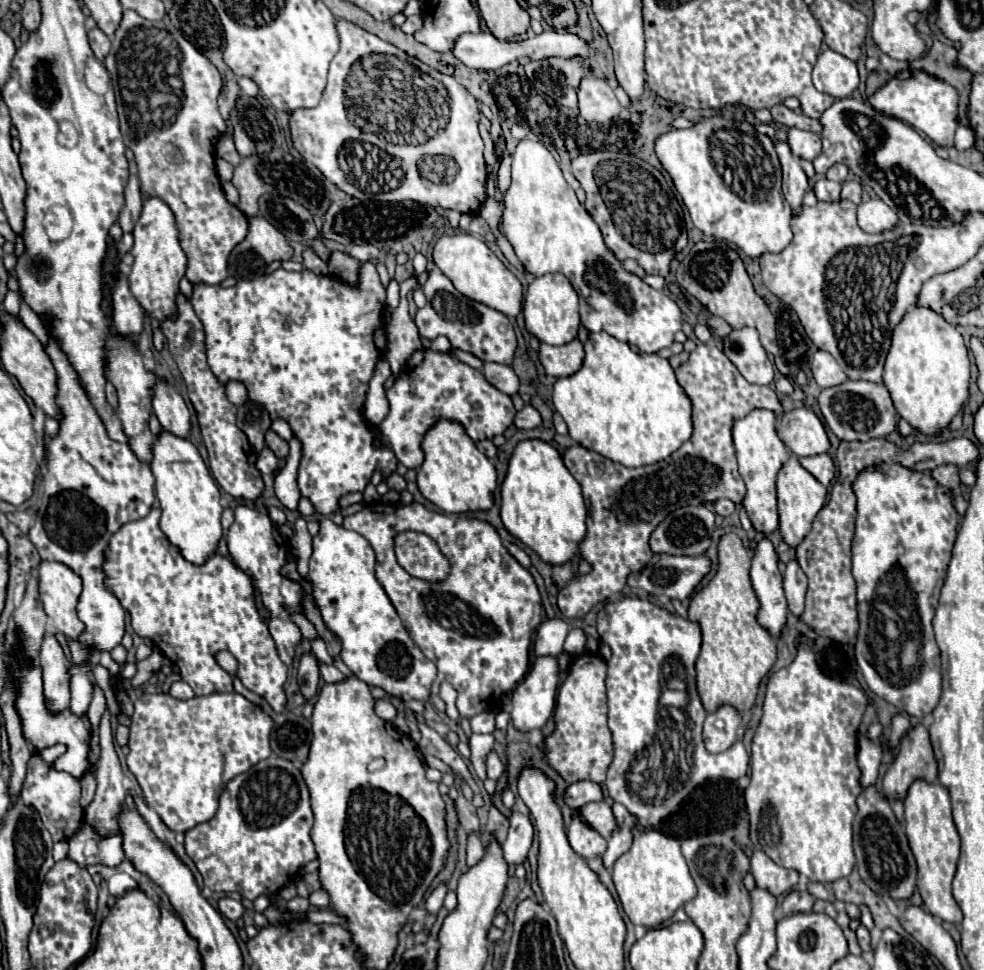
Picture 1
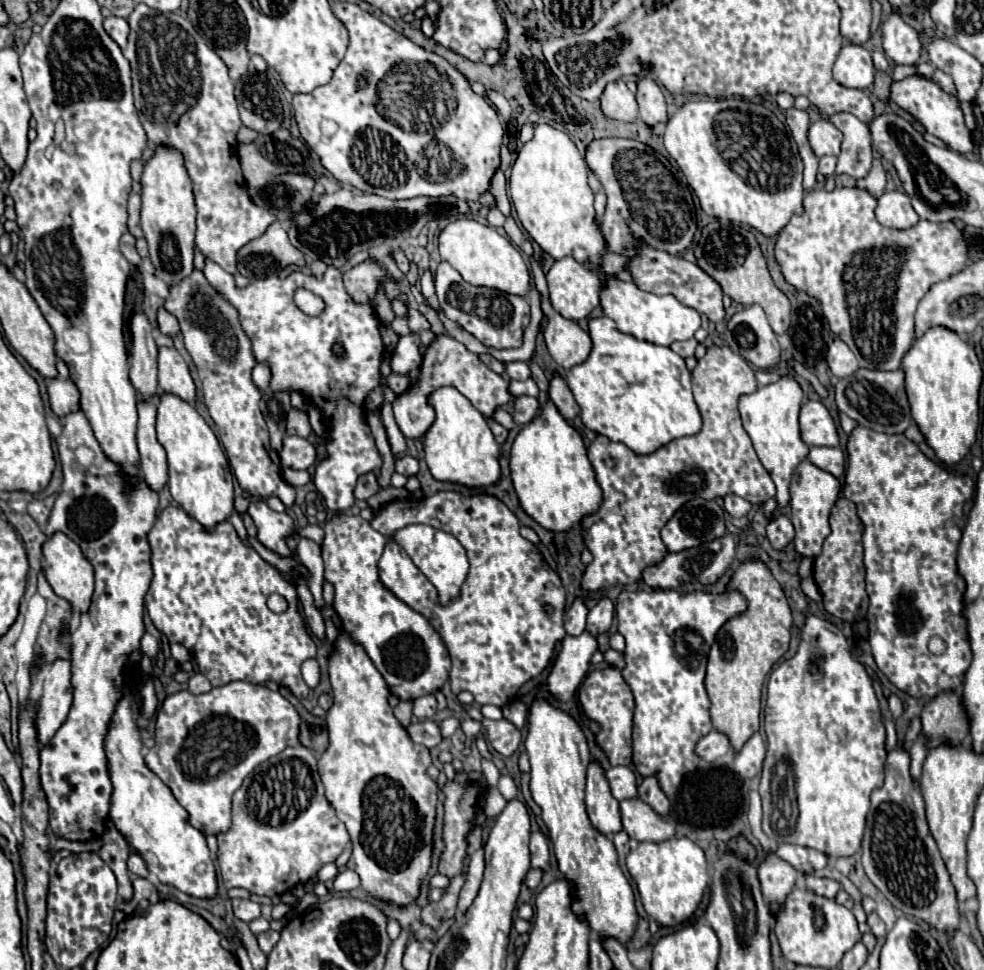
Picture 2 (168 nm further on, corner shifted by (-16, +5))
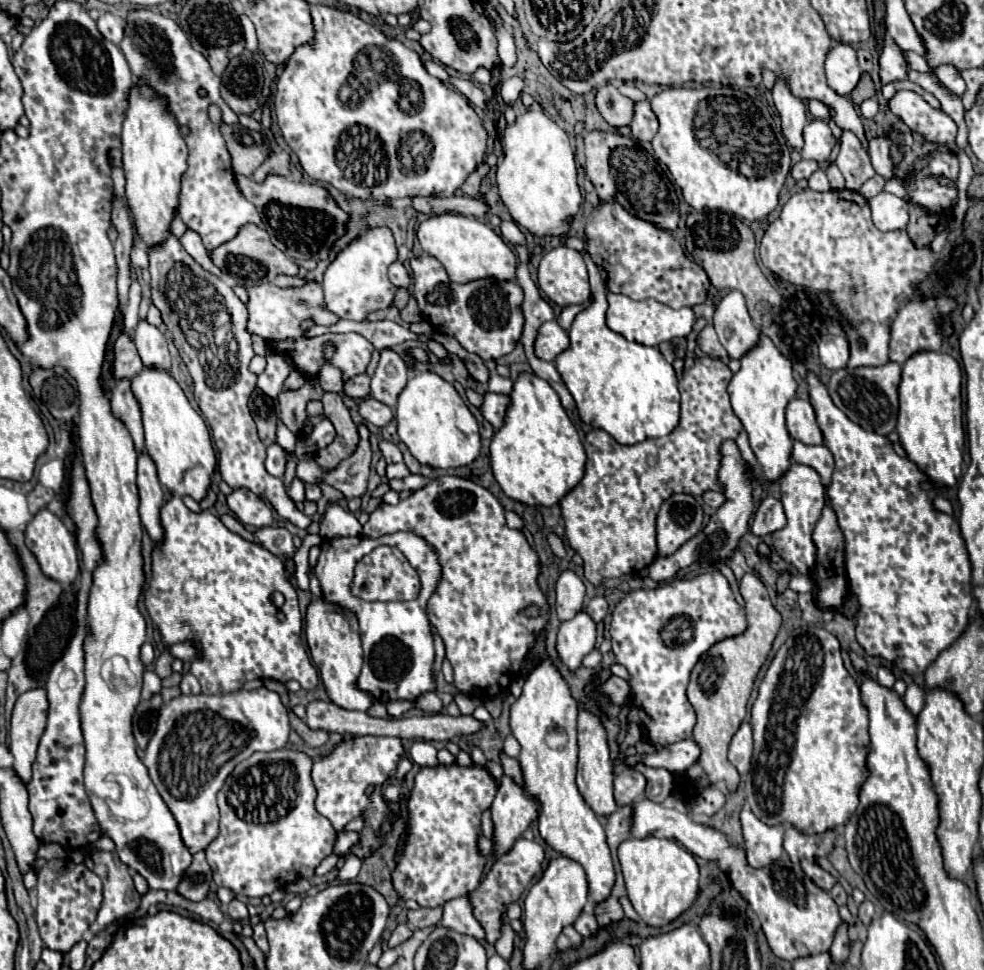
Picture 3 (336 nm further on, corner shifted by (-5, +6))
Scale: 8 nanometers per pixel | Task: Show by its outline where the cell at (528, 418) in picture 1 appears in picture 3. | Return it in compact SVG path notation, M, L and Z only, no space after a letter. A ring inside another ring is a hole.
M485 393L485 403L481 407L481 413L495 429L499 429L505 423L507 409L509 409L509 395Z

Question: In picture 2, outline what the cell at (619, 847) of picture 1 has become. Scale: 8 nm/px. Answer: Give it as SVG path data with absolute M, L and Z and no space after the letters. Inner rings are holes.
M646 776L640 778L640 800L648 802L660 816L666 816L670 812L670 800L664 794L664 790L660 788L660 782L656 776Z

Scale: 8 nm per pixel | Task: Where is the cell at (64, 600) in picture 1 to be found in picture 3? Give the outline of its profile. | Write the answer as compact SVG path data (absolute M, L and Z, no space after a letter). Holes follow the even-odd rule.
M41 509L37 515L33 515L25 531L25 545L37 557L37 563L41 565L41 571L45 573L45 577L53 577L53 581L61 581L61 585L75 583L75 579L79 577L75 537L67 531L63 521L55 513L51 513L49 509Z

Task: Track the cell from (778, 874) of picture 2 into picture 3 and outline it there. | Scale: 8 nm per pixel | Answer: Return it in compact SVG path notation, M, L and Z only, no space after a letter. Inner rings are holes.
M745 805L741 811L743 839L745 839L745 855L747 863L755 869L763 869L773 861L779 861L783 855L783 827L769 827L761 823L751 809Z

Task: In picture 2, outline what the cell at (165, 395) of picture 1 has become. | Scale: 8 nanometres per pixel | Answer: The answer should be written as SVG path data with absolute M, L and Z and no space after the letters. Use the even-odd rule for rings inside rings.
M158 346L158 386L160 390L168 390L184 398L186 402L194 402L194 380L176 348Z

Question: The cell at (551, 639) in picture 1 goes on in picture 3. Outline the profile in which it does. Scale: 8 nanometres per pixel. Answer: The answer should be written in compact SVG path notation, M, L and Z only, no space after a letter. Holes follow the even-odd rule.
M563 571L557 581L557 617L559 621L573 619L585 603L585 585L573 571Z

